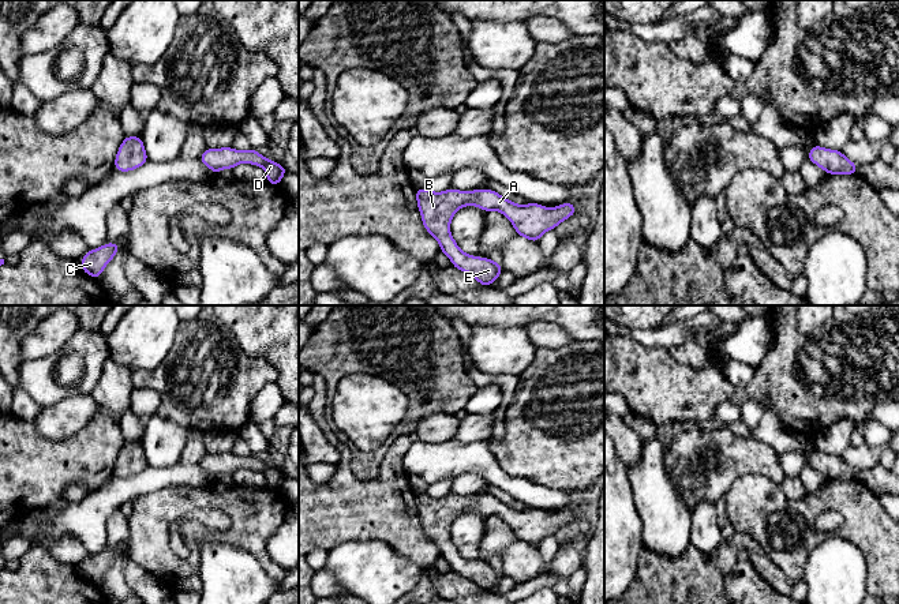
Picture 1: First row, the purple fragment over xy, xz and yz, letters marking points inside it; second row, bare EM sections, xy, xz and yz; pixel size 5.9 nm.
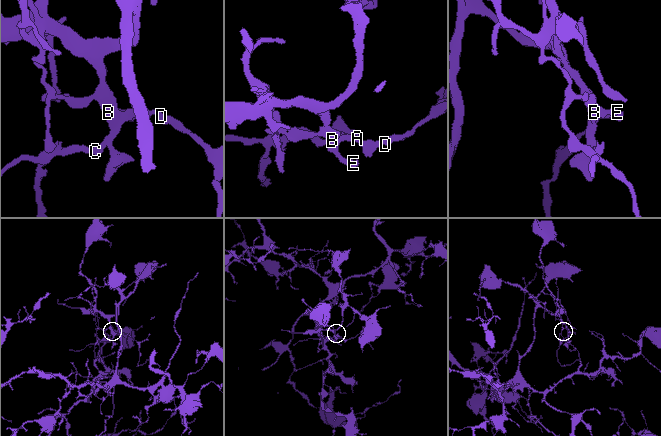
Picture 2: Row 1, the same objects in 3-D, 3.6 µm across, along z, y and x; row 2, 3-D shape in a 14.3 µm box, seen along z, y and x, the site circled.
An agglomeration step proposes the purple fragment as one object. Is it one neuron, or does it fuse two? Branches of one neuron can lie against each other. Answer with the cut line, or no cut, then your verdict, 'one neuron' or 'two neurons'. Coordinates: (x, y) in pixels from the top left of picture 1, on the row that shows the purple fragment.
no cut | one neuron

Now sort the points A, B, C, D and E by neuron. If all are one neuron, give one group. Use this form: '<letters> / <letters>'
A B C D E

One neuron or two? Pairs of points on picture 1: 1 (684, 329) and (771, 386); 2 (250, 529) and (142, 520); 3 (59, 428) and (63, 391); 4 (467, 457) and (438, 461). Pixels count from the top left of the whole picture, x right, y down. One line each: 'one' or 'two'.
1: two
2: one
3: two
4: one

